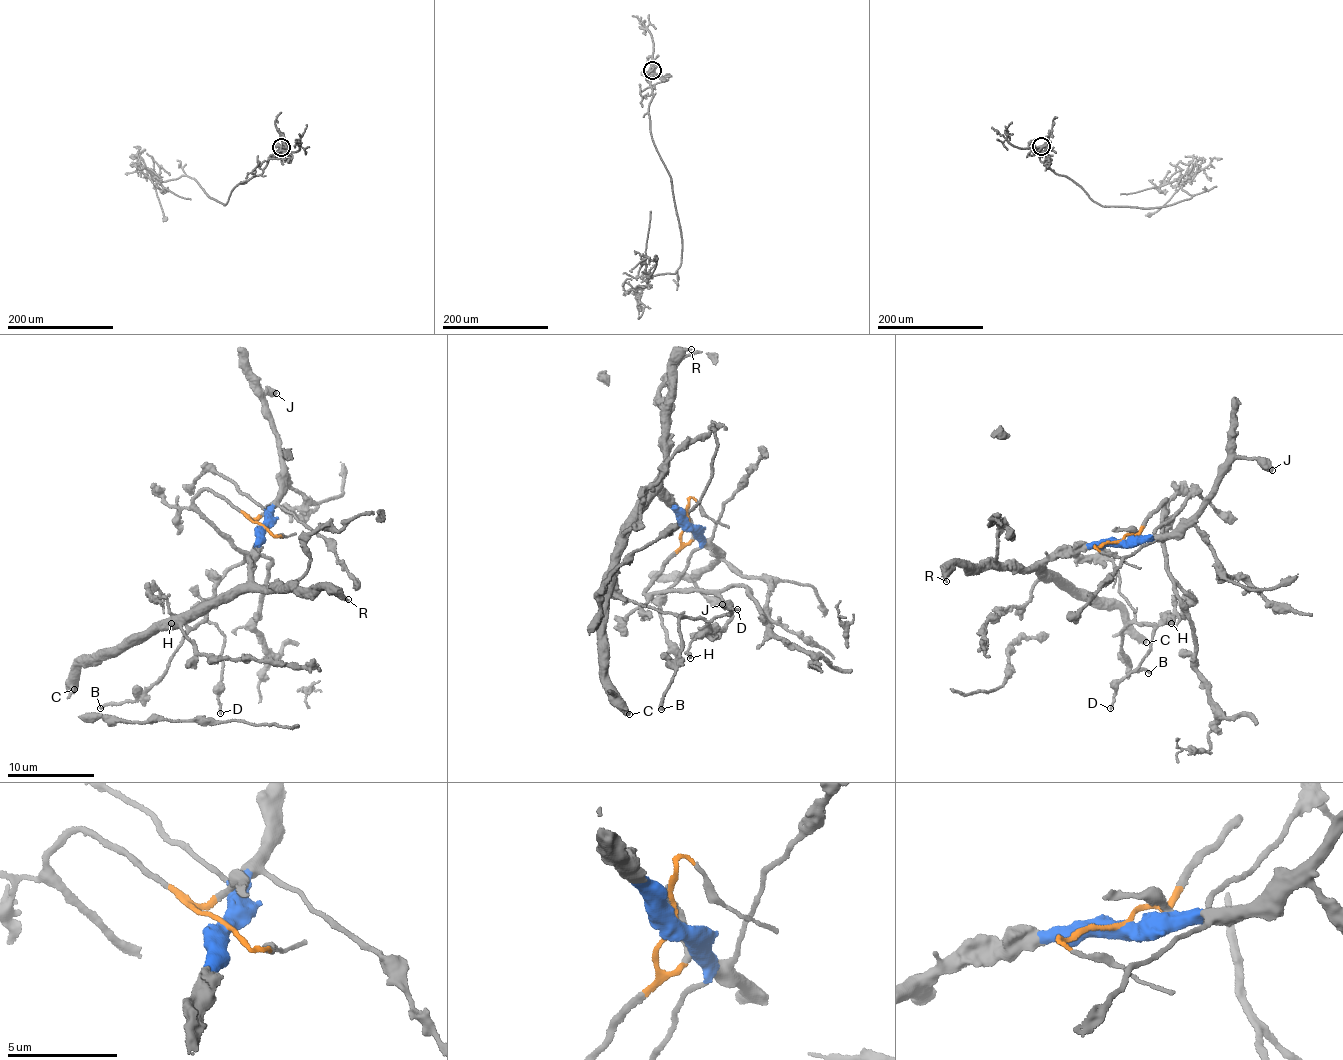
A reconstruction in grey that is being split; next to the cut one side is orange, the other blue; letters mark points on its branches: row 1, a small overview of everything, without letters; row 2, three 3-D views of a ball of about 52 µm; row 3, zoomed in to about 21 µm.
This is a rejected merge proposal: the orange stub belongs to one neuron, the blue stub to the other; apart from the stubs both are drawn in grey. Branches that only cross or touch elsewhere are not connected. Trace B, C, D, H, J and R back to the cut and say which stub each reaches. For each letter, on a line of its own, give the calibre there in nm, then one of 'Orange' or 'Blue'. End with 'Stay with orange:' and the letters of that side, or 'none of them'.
B: Thickness 240 nm. Orange
C: Thickness 400 nm. Blue
D: Thickness 150 nm. Orange
H: Thickness 200 nm. Orange
J: Thickness 500 nm. Blue
R: Thickness 300 nm. Blue
Stay with orange: B, D, H

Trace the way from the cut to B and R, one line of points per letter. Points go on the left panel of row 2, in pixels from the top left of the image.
B: (263, 526), (218, 494), (203, 490), (193, 501), (242, 563), (226, 570), (167, 673), (147, 692), (100, 709)
R: (263, 526), (264, 536), (253, 582), (275, 593), (292, 590), (305, 597), (321, 589), (332, 590), (348, 599)

